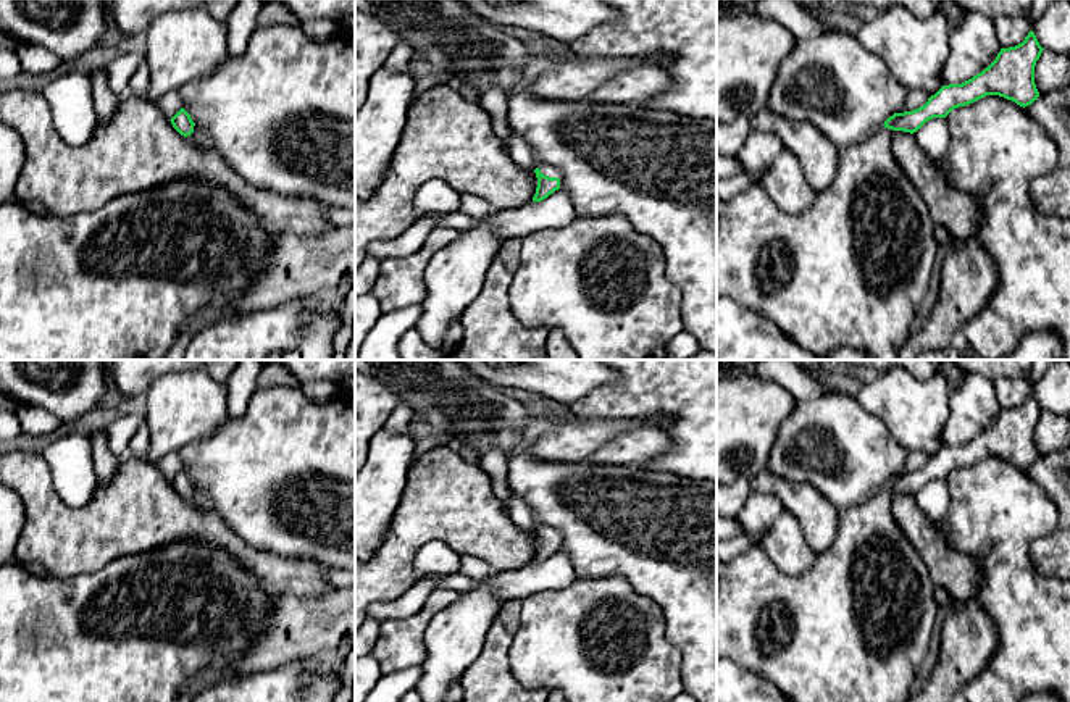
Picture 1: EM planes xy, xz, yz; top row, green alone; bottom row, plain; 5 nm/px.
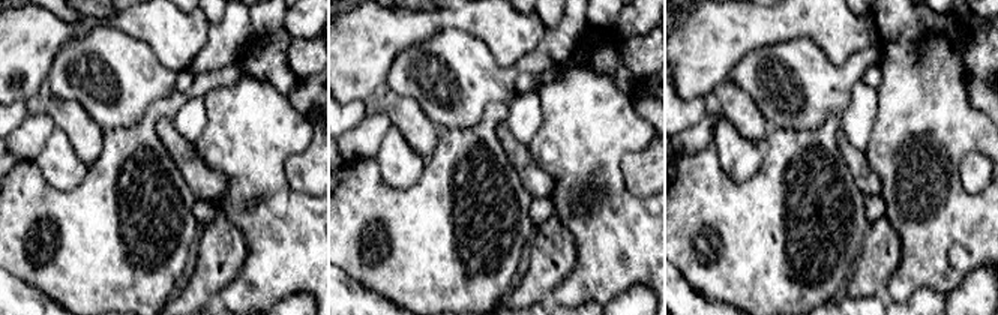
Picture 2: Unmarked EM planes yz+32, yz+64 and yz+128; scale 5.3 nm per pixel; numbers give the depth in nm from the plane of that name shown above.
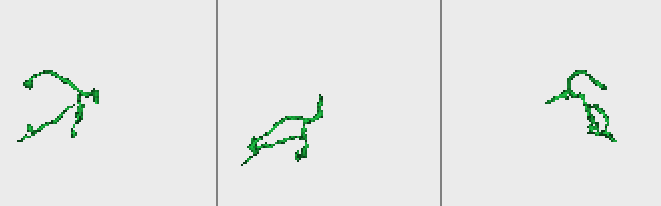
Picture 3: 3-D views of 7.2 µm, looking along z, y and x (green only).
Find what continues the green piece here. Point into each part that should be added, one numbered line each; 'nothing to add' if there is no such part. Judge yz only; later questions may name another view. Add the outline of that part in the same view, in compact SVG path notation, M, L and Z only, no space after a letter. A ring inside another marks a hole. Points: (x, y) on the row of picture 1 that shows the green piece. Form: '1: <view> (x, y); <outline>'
1: yz (849, 271); M881 126L867 140L839 150L834 181L799 215L780 210L763 184L717 202L717 299L731 299L768 318L786 337L815 357L841 347L897 360L926 297L938 242L930 210L891 152L894 131Z

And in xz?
1: xz (547, 170); M534 160L534 169L536 168L539 168L544 176L558 178L560 179L560 186L562 186L563 174L562 174L562 171L558 168Z

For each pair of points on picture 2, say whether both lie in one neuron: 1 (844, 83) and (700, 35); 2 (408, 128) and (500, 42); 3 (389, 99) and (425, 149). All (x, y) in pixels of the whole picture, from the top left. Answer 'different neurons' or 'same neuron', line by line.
1: different neurons
2: different neurons
3: same neuron

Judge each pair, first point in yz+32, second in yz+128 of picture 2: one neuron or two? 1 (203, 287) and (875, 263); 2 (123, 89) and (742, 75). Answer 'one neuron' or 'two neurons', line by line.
1: one neuron
2: one neuron

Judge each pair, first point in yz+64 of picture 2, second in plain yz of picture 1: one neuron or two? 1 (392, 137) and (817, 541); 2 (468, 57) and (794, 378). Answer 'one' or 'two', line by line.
1: two
2: one

